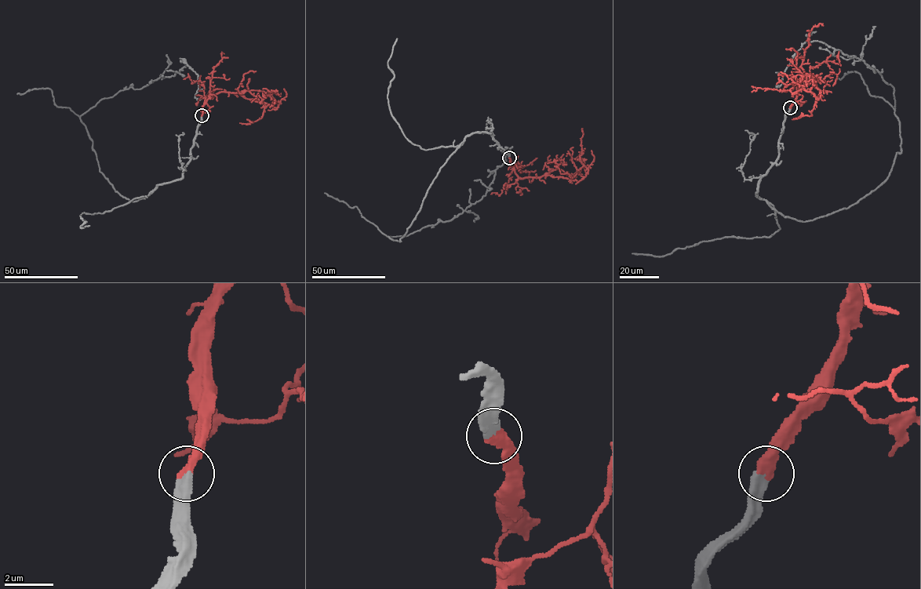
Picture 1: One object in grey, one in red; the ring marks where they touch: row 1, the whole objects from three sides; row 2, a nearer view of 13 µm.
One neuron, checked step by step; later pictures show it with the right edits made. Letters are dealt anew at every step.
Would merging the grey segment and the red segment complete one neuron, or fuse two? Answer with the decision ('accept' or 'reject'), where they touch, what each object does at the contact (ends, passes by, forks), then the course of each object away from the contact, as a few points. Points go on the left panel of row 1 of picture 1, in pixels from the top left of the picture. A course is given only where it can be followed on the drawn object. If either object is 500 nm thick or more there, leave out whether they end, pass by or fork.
accept; place (202, 115); grey ends; red ends; course grey (202, 115), (183, 177), (134, 201), (100, 171), (80, 118), (103, 98), (186, 65), (198, 75), (200, 99); course red (202, 115), (205, 99), (222, 92), (238, 92), (275, 109), (280, 103), (272, 104), (275, 100), (274, 103)

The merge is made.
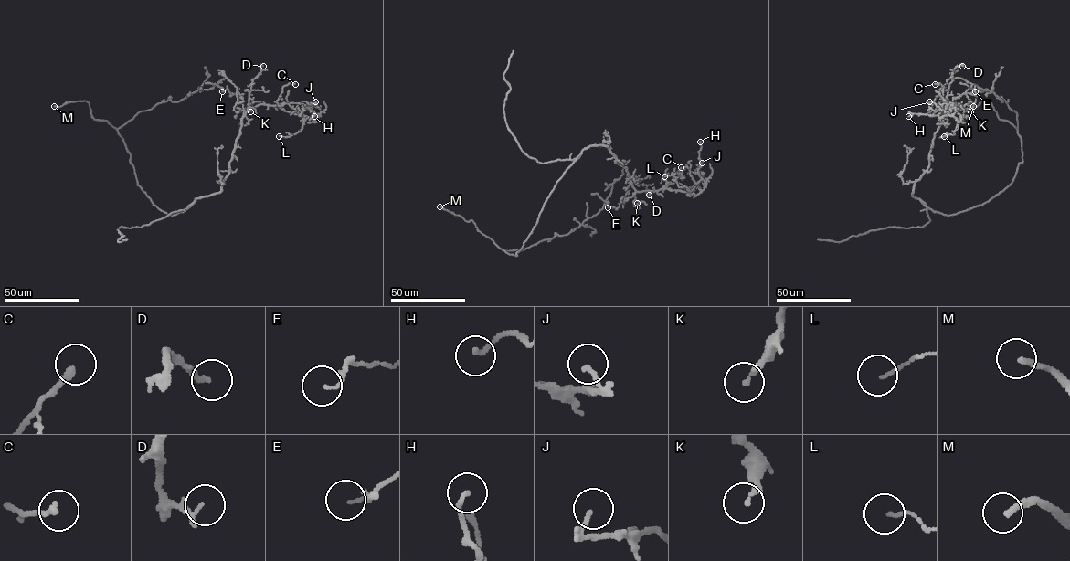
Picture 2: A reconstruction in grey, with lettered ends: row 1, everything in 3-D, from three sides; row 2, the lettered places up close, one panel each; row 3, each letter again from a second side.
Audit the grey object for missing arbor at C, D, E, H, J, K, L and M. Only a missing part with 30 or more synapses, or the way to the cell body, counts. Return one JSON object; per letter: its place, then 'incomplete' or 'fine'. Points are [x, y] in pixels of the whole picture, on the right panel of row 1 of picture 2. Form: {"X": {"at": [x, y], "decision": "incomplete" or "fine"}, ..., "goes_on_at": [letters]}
{"C": {"at": [935, 84], "decision": "fine"}, "D": {"at": [962, 66], "decision": "fine"}, "E": {"at": [975, 91], "decision": "fine"}, "H": {"at": [908, 116], "decision": "fine"}, "J": {"at": [929, 101], "decision": "fine"}, "K": {"at": [970, 111], "decision": "fine"}, "L": {"at": [944, 136], "decision": "fine"}, "M": {"at": [973, 106], "decision": "incomplete"}, "goes_on_at": ["M"]}

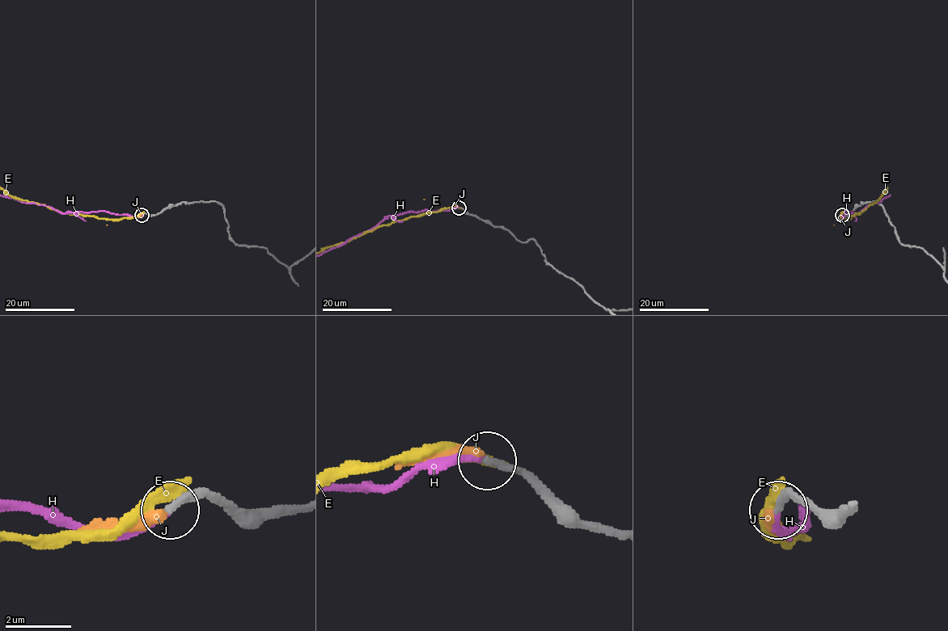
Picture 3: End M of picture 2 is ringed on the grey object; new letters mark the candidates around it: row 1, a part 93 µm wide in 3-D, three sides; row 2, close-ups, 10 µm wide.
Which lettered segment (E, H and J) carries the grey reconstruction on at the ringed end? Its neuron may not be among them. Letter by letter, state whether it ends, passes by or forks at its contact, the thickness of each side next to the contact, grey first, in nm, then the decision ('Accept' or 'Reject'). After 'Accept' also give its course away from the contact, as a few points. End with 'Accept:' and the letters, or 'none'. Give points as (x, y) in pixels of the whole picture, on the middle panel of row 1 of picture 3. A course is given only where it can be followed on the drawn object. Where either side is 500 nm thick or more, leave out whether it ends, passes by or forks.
E: It ends there. Thickness 280 nm (grey) against 360 nm. Reject
H: It ends there. Thickness 240 nm (grey) against 190 nm. Accept
J: It ends there. Thickness 240 nm (grey) against 300 nm. Reject
Accept: H

